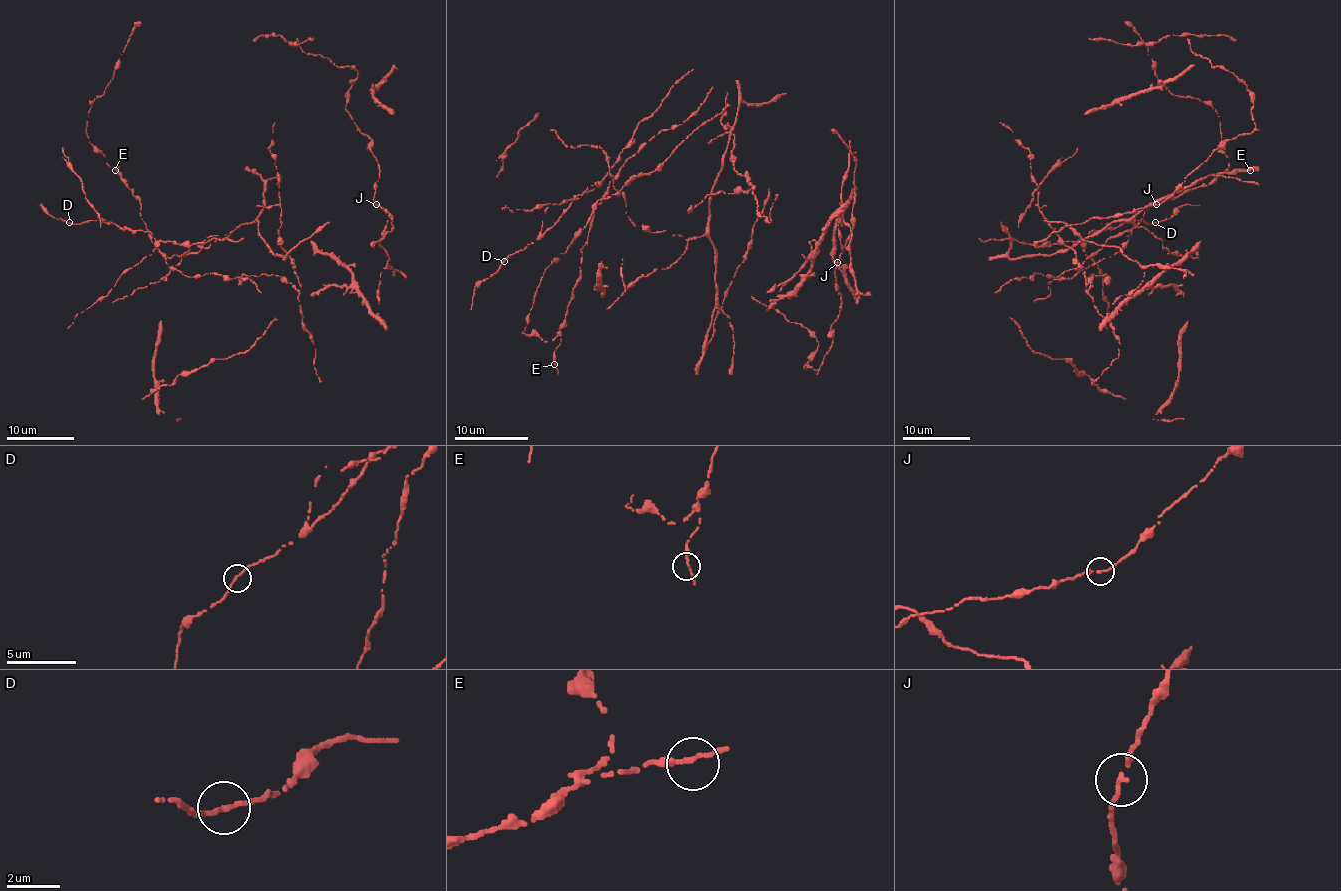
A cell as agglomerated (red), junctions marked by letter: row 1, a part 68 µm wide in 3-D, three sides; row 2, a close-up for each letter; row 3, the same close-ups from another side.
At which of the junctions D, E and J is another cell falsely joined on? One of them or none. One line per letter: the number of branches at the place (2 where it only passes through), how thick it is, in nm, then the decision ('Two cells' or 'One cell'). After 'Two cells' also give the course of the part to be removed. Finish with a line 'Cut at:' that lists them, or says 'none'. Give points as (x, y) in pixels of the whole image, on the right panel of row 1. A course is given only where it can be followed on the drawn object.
D: Branches: 2. Thickness 190 nm. One cell
E: Branches: 2. Thickness 190 nm. One cell
J: Branches: 2. Thickness 190 nm. One cell
Cut at: none

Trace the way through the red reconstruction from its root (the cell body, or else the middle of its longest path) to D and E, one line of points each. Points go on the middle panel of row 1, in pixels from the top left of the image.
D: (723, 154), (699, 237), (635, 226), (613, 180), (605, 191), (578, 195), (504, 261)
E: (723, 154), (708, 230), (699, 237), (635, 226), (624, 195), (609, 184), (592, 210), (554, 364)

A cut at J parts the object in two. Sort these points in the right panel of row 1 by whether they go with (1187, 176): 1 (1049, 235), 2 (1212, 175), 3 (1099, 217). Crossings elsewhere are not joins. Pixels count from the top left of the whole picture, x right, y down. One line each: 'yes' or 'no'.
1: yes
2: no
3: yes

